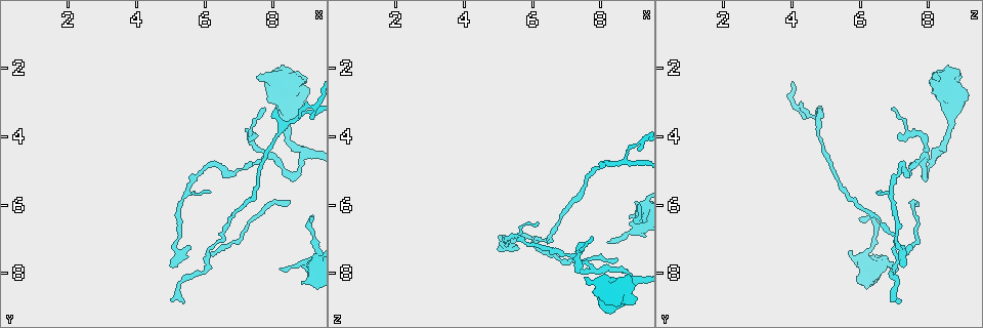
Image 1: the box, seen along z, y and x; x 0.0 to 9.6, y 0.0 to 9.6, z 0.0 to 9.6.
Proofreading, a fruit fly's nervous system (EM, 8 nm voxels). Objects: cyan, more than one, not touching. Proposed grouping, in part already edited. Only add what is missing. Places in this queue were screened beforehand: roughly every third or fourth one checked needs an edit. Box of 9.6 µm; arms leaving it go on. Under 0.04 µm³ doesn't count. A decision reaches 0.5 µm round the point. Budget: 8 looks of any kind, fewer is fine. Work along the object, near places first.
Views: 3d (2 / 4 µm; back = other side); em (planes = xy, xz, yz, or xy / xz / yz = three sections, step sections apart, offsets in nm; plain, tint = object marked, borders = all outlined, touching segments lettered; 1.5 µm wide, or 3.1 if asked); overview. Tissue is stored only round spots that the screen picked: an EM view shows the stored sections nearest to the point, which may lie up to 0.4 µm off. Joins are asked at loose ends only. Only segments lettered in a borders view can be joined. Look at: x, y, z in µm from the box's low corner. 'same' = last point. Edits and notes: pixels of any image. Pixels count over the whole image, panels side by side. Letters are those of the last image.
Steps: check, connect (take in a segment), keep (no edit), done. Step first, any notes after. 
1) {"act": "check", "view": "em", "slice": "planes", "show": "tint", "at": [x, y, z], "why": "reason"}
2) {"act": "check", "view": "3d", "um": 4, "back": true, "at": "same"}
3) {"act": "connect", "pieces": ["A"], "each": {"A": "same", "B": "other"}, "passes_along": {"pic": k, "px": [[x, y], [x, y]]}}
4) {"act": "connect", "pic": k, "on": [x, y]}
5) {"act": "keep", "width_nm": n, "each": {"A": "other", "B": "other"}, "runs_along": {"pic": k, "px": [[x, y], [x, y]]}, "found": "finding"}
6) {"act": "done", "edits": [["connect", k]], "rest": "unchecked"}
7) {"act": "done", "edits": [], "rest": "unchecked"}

{"act": "check", "view": "em", "slice": "planes", "show": "tint", "at": [8.45, 5.90, 7.65], "why": "long arm stops here"}

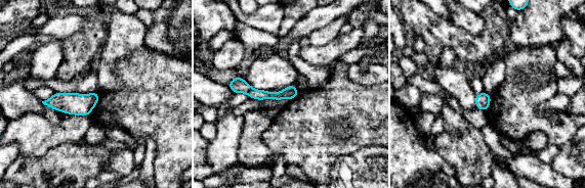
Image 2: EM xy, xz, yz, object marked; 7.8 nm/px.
{"act": "check", "view": "em", "slice": "planes", "show": "borders", "at": "same", "why": "what lies round it"}

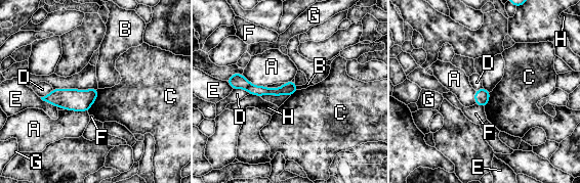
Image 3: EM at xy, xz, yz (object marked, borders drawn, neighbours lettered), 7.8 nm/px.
{"act": "keep", "width_nm": 110, "each": {"A": "other", "B": "other", "C": "other", "D": "other", "E": "other", "F": "other", "G": "other", "H": "other"}, "runs_along": {"pic": 3, "px": [[231, 81], [253, 90], [294, 88]]}, "found": "none of them fits"}

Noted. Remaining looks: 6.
{"act": "check", "view": "em", "slice": "planes", "show": "tint", "at": [9.05, 3.50, 4.35], "why": "thin end"}

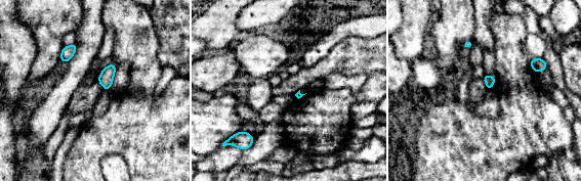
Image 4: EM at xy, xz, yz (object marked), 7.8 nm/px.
{"act": "check", "view": "em", "slice": "planes", "show": "borders", "at": "same", "why": "what lies round it"}

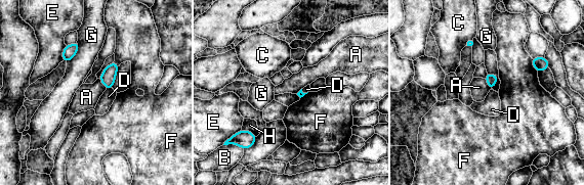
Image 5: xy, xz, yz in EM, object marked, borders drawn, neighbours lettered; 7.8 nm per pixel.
{"act": "keep", "each": {"A": "other", "B": "other", "C": "other", "D": "other", "E": "other", "F": "other", "G": "other", "H": "other"}, "border": {"pic": 5, "px": [[484, 79], [491, 89]]}, "found": "none of them fits"}

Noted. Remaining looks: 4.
{"act": "check", "view": "3d", "um": 2, "at": [5.30, 8.90, 7.20], "why": "an open end"}

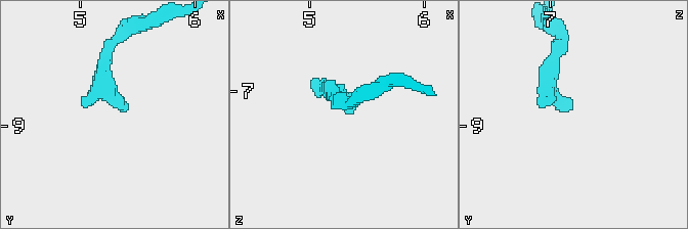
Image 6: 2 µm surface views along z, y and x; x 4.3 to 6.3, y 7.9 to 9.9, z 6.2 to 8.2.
{"act": "check", "view": "em", "slice": "xy", "step": 4, "show": "borders", "at": [5.36, 8.84, 7.18]}

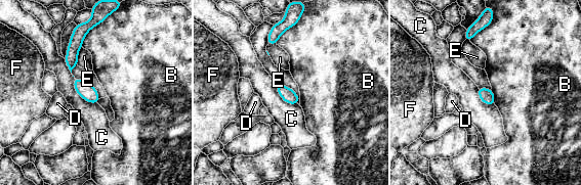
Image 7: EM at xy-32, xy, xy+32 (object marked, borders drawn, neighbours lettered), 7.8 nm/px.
{"act": "check", "view": "em", "slice": "planes", "show": "borders", "at": "same", "why": "cut it another way"}

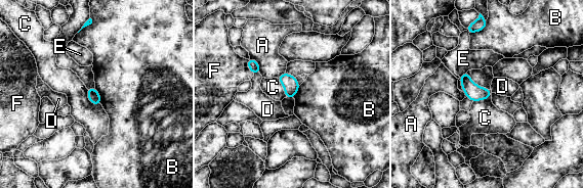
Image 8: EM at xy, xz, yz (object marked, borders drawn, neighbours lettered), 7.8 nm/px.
{"act": "connect", "pieces": ["F"], "each": {"A": "other", "B": "other", "C": "other", "D": "other", "E": "other", "F": "same"}, "found": "the cell continues"}

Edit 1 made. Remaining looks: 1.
{"act": "done", "edits": [["connect", 8]], "rest": "unchecked"}

